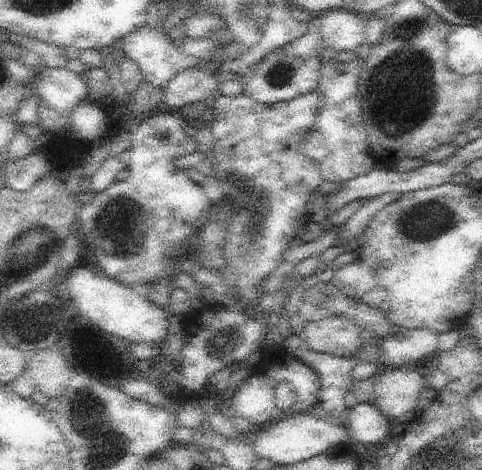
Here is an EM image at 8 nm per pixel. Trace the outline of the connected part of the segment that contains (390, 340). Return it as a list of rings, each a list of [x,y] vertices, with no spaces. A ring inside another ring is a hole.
[[[398,329],[382,339],[383,365],[393,367],[417,367],[427,359],[427,355],[437,352],[439,335],[427,329]]]

